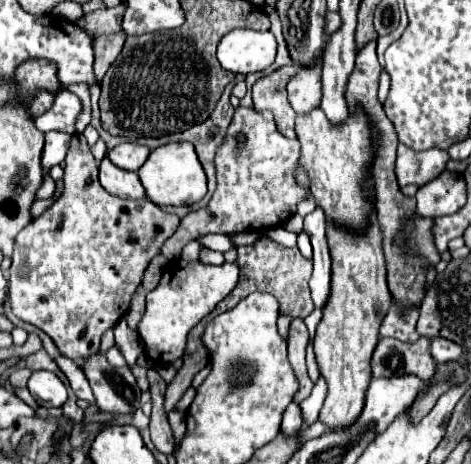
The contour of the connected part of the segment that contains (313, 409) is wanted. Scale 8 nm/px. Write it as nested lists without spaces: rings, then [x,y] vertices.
[[[319,376],[317,384],[313,386],[311,396],[305,398],[305,400],[301,402],[301,408],[303,408],[303,420],[305,420],[307,424],[311,424],[311,422],[315,422],[315,420],[319,418],[319,410],[321,410],[321,406],[323,406],[325,396],[327,396],[327,382],[325,382],[323,376]]]

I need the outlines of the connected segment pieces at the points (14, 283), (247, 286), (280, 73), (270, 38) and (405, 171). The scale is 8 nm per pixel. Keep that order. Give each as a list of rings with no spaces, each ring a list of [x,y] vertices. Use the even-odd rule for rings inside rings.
[[[73,134],[65,156],[65,188],[51,208],[17,234],[13,264],[9,268],[9,302],[13,314],[47,332],[59,346],[59,352],[77,364],[99,352],[101,334],[125,316],[149,260],[159,254],[161,244],[173,236],[181,222],[179,216],[163,212],[149,198],[121,200],[109,196],[97,180],[97,168],[99,164],[91,154],[85,136]]]
[[[259,238],[253,246],[239,246],[237,254],[237,264],[241,268],[239,282],[217,310],[229,310],[237,306],[245,296],[249,296],[249,292],[269,292],[277,298],[281,314],[301,318],[311,314],[311,310],[315,308],[309,292],[311,262],[299,252],[299,248],[285,248],[269,238]]]
[[[293,64],[281,66],[253,84],[253,102],[257,112],[263,112],[263,110],[273,112],[277,130],[289,140],[295,140],[295,130],[293,130],[295,112],[287,100],[285,84],[289,82],[289,76],[293,76],[293,72],[295,72]]]
[[[231,30],[223,36],[217,48],[221,66],[233,74],[263,72],[277,54],[277,40],[271,30]]]
[[[399,144],[397,164],[395,164],[399,186],[407,186],[407,184],[423,186],[431,182],[435,176],[443,172],[447,160],[449,160],[449,154],[441,148],[413,152],[413,148]]]

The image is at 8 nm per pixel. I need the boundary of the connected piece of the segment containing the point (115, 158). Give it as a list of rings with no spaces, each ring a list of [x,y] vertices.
[[[125,142],[125,144],[115,146],[107,156],[109,156],[109,160],[111,160],[115,166],[119,166],[119,168],[123,168],[123,170],[133,170],[133,172],[137,172],[137,170],[145,164],[149,152],[151,152],[151,150],[149,150],[147,146],[139,146],[139,144],[129,144],[129,142]]]

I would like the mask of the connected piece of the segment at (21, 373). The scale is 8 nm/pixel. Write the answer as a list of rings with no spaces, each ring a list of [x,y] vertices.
[[[15,370],[15,372],[11,374],[9,382],[11,382],[11,386],[15,386],[15,388],[27,388],[29,376],[31,376],[31,370]]]

